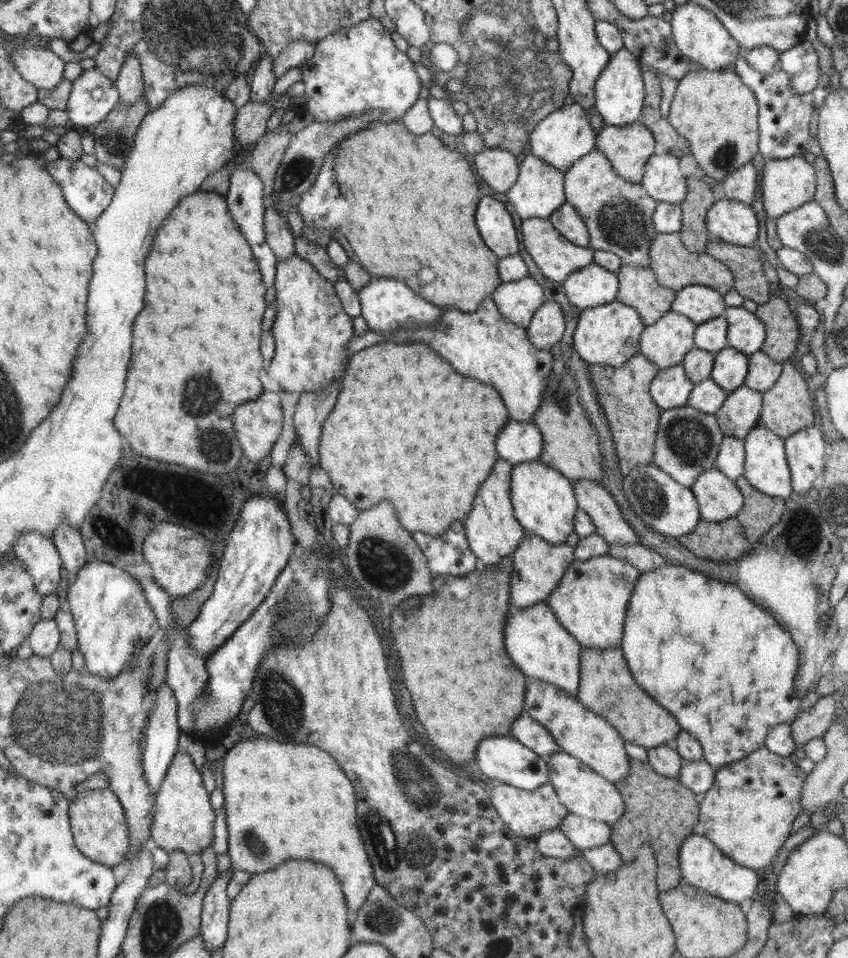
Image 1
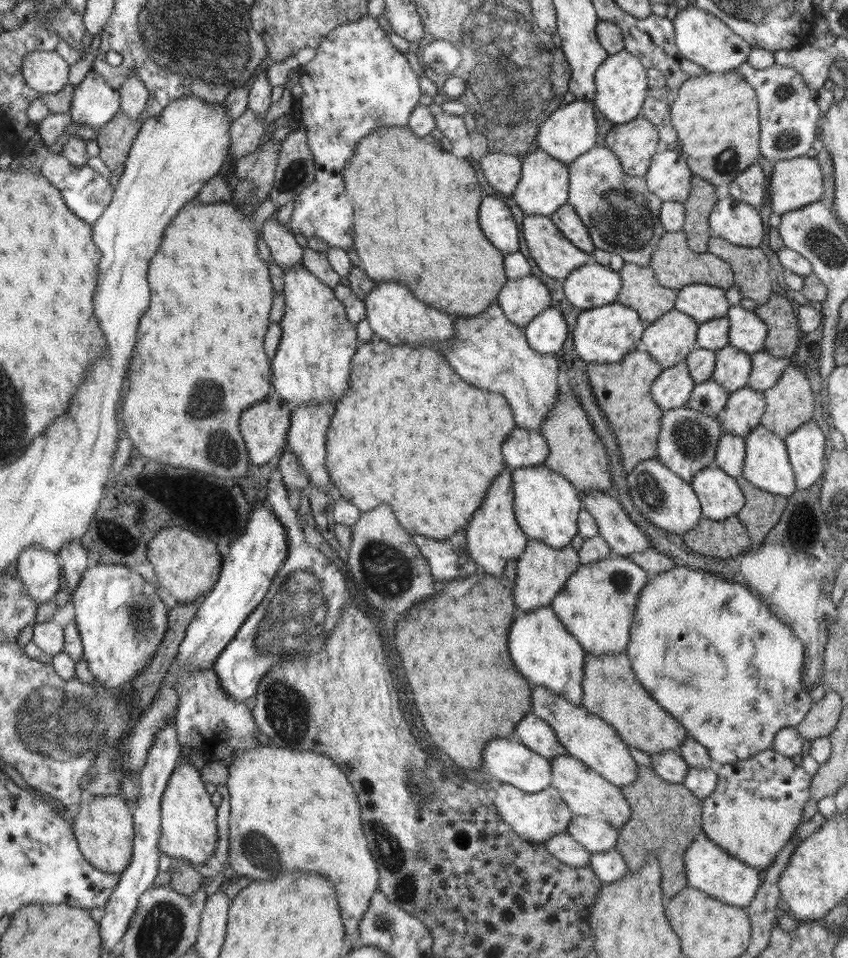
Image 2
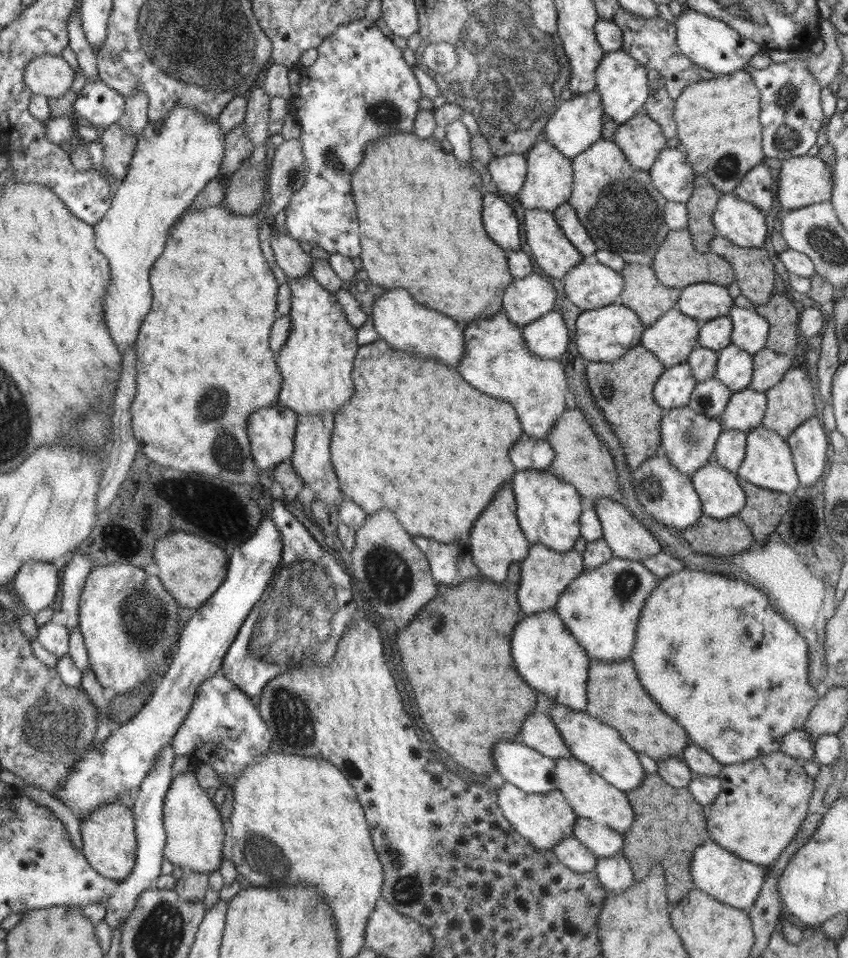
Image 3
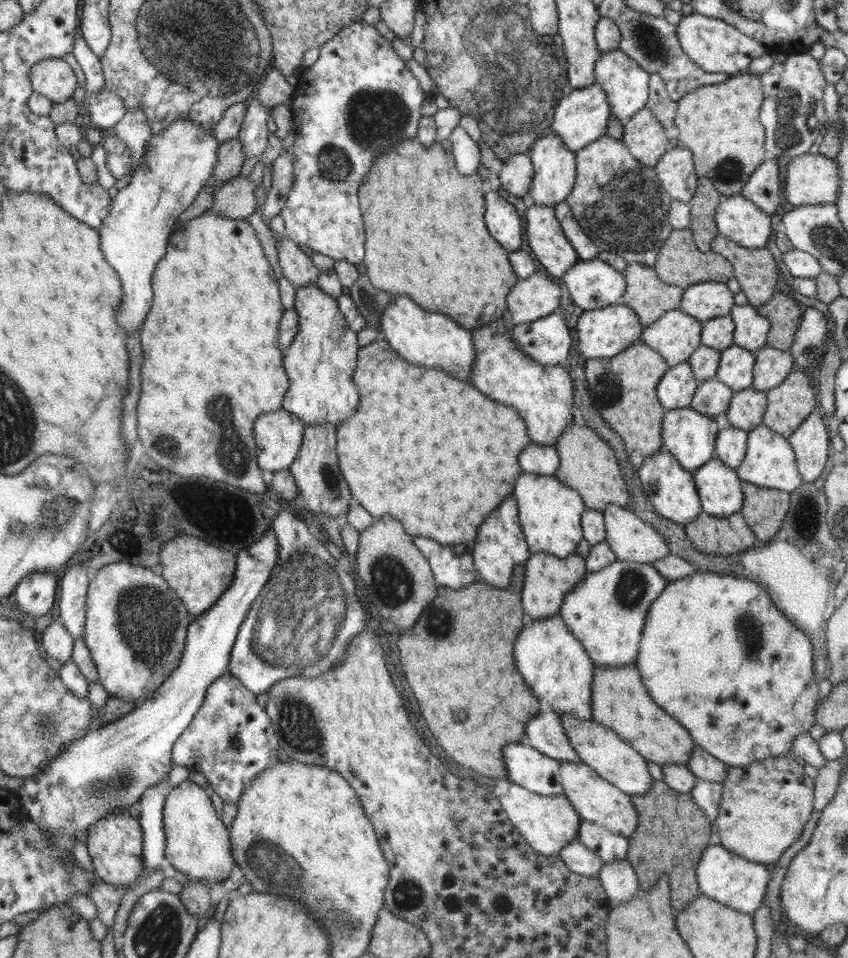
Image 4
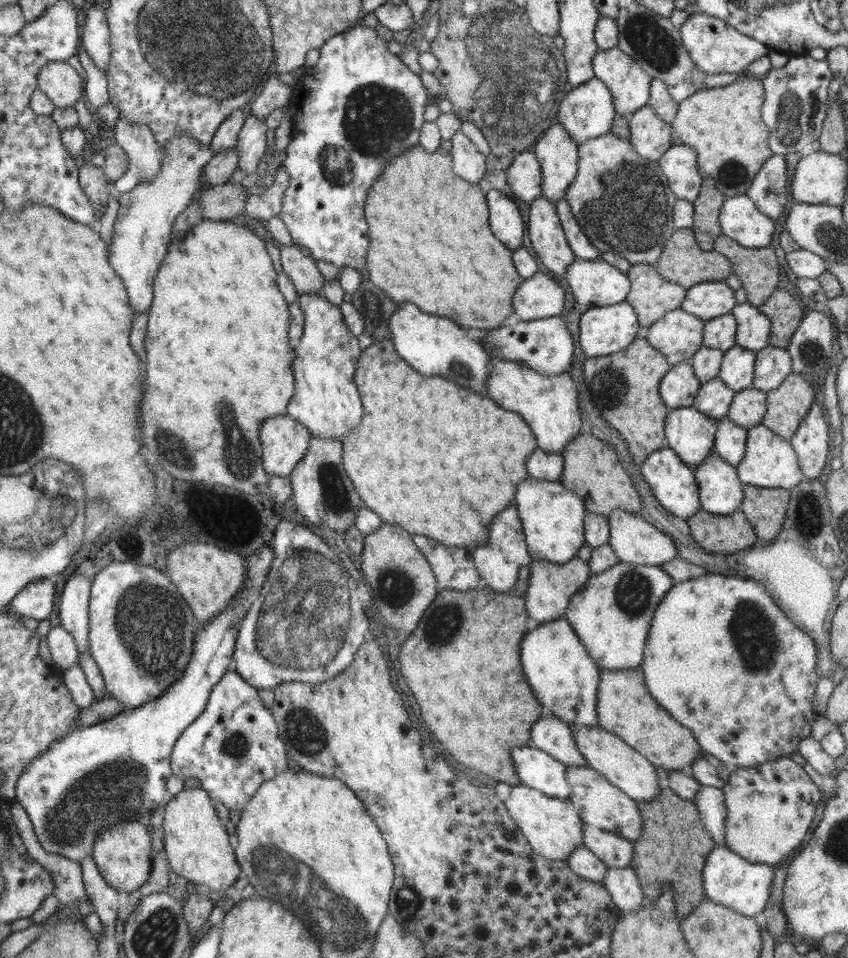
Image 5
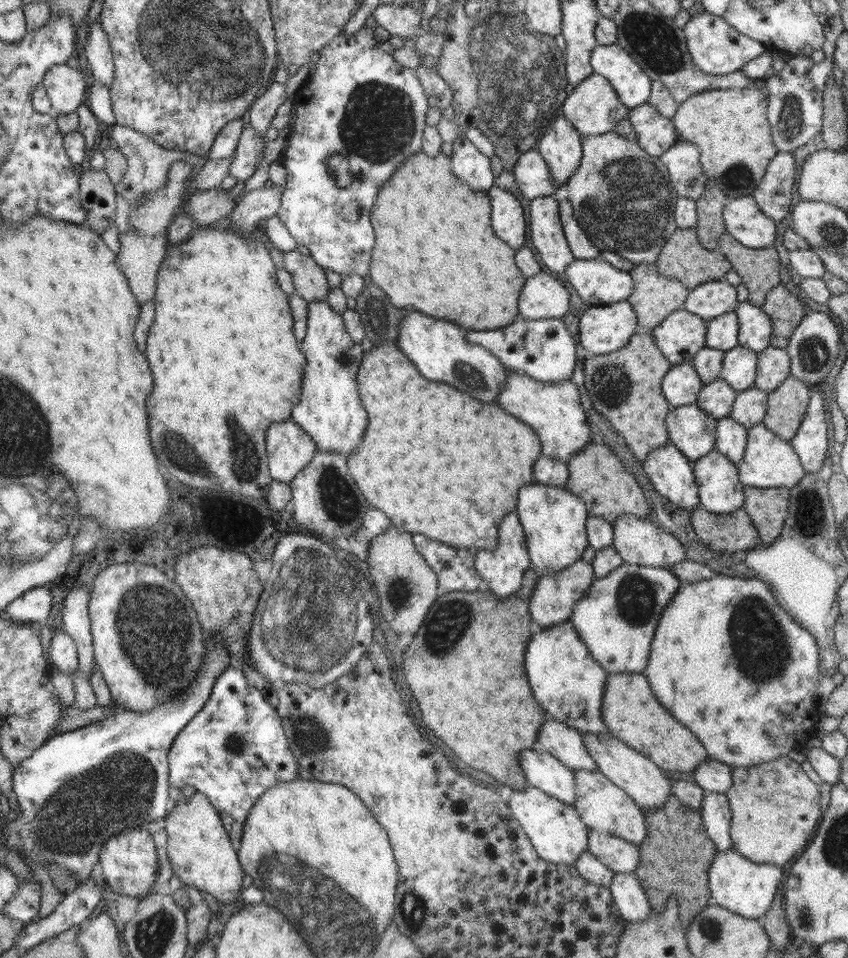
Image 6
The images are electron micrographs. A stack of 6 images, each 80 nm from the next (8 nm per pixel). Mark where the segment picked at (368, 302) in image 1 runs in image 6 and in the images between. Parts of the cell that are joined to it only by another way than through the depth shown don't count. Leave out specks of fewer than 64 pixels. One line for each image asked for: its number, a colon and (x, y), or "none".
2: (394, 315)
3: (406, 325)
4: (425, 338)
5: (431, 344)
6: (438, 348)

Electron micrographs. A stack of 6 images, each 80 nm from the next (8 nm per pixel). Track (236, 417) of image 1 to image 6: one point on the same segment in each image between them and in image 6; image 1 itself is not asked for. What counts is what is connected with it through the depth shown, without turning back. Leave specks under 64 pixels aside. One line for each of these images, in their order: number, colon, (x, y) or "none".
2: (264, 425)
3: (271, 430)
4: (278, 435)
5: (284, 441)
6: (289, 448)

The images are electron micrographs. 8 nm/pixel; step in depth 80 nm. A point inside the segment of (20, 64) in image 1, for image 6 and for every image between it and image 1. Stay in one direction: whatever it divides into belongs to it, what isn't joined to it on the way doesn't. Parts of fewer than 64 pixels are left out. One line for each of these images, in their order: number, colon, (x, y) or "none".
2: (46, 72)
3: (49, 75)
4: (52, 77)
5: (62, 85)
6: (65, 87)

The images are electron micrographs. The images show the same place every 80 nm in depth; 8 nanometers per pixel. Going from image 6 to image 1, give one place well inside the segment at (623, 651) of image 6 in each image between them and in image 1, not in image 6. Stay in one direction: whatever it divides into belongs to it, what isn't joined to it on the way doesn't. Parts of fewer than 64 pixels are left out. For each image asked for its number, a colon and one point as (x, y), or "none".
1: (590, 602)
2: (596, 605)
3: (600, 608)
4: (606, 610)
5: (611, 615)

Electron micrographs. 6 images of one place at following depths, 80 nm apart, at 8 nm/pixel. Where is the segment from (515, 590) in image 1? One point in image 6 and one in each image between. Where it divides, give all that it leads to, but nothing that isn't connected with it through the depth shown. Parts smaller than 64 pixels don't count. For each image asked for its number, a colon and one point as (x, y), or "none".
2: (542, 571)
3: (546, 573)
4: (548, 579)
5: (551, 586)
6: (555, 595)

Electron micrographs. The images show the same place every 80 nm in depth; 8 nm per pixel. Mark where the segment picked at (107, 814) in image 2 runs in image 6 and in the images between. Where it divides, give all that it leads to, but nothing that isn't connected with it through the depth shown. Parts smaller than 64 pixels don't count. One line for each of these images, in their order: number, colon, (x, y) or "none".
3: (108, 835)
4: (114, 843)
5: (122, 852)
6: (129, 860)

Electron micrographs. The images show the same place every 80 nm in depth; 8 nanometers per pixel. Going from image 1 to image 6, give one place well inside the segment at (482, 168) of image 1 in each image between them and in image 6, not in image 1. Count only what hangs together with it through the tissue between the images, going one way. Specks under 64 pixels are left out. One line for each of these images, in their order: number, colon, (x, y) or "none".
2: (502, 171)
3: (508, 172)
4: (516, 176)
5: (524, 175)
6: (532, 175)

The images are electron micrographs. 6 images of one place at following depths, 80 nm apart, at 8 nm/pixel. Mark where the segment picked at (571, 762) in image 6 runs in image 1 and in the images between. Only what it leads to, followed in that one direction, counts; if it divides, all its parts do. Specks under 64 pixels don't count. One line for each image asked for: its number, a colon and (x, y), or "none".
1: (525, 729)
2: (533, 732)
3: (538, 732)
4: (545, 733)
5: (550, 734)

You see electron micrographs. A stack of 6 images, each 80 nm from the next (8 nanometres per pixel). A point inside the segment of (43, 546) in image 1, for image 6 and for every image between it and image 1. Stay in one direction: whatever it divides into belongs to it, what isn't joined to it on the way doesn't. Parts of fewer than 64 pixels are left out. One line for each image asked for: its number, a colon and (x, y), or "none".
2: (37, 568)
3: (36, 584)
4: (35, 595)
5: (36, 600)
6: (34, 606)

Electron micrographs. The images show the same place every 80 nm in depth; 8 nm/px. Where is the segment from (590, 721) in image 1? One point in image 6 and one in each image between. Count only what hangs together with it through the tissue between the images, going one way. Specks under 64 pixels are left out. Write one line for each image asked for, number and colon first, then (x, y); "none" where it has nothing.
2: (585, 736)
3: (593, 742)
4: (598, 746)
5: (606, 753)
6: (641, 779)

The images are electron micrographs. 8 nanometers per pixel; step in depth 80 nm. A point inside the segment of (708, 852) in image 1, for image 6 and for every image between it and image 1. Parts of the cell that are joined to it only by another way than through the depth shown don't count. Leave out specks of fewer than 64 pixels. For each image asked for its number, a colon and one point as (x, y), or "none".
2: (708, 867)
3: (728, 878)
4: (733, 881)
5: (728, 879)
6: (747, 888)

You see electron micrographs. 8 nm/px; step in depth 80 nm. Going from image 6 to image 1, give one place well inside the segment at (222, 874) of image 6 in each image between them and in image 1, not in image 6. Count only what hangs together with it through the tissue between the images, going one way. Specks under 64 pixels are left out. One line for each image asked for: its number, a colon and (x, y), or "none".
1: (183, 819)
2: (188, 817)
3: (195, 835)
4: (198, 844)
5: (197, 848)

